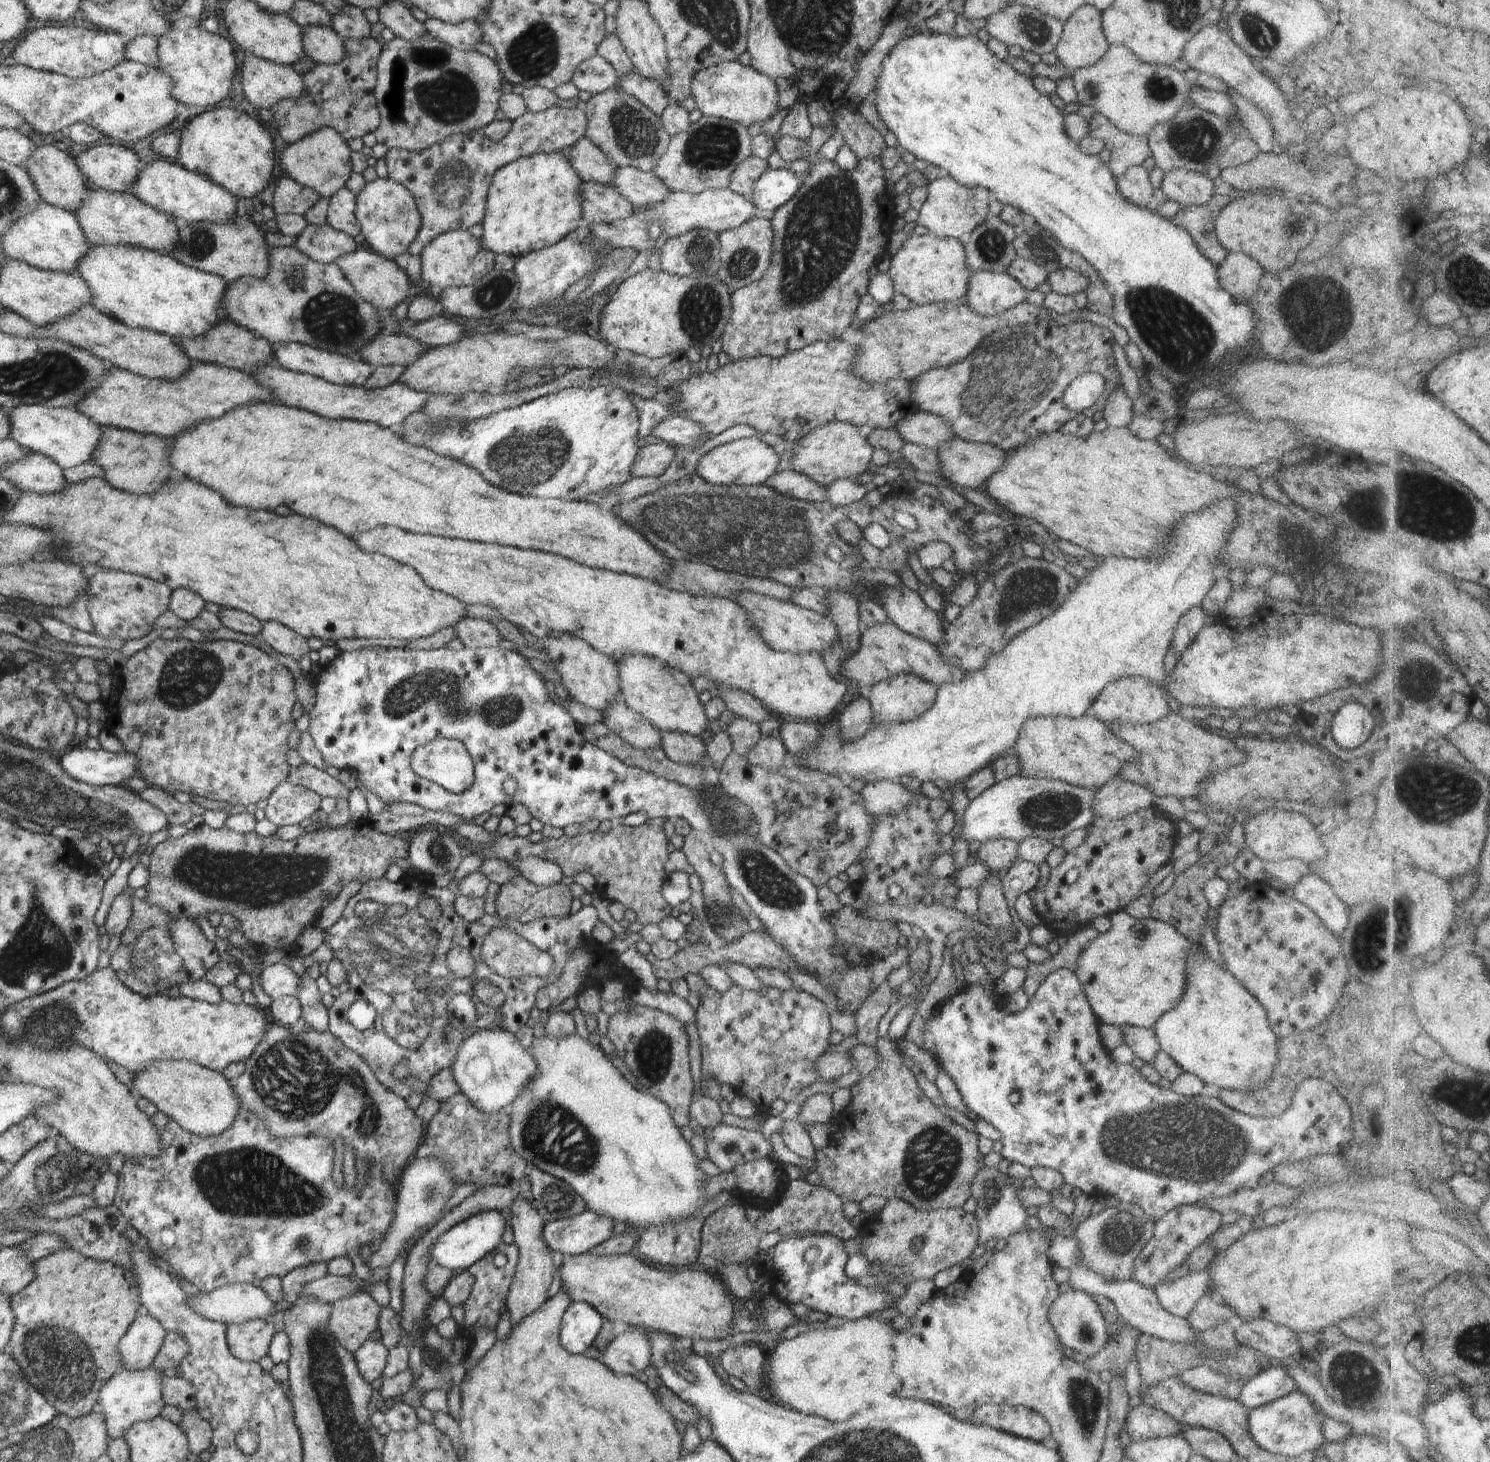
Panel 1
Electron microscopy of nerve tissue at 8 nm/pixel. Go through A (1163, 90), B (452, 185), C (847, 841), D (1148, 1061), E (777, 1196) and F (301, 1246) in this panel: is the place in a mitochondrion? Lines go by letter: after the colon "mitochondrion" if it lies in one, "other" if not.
A: mitochondrion
B: mitochondrion
C: other
D: other
E: other
F: mitochondrion

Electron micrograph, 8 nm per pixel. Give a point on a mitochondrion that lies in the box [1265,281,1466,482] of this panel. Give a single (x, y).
(1316, 312)

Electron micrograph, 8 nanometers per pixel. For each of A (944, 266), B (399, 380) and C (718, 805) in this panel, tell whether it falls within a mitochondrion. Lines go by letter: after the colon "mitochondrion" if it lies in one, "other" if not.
A: other
B: other
C: mitochondrion

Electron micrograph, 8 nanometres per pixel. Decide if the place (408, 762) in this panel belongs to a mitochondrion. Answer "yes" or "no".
no

